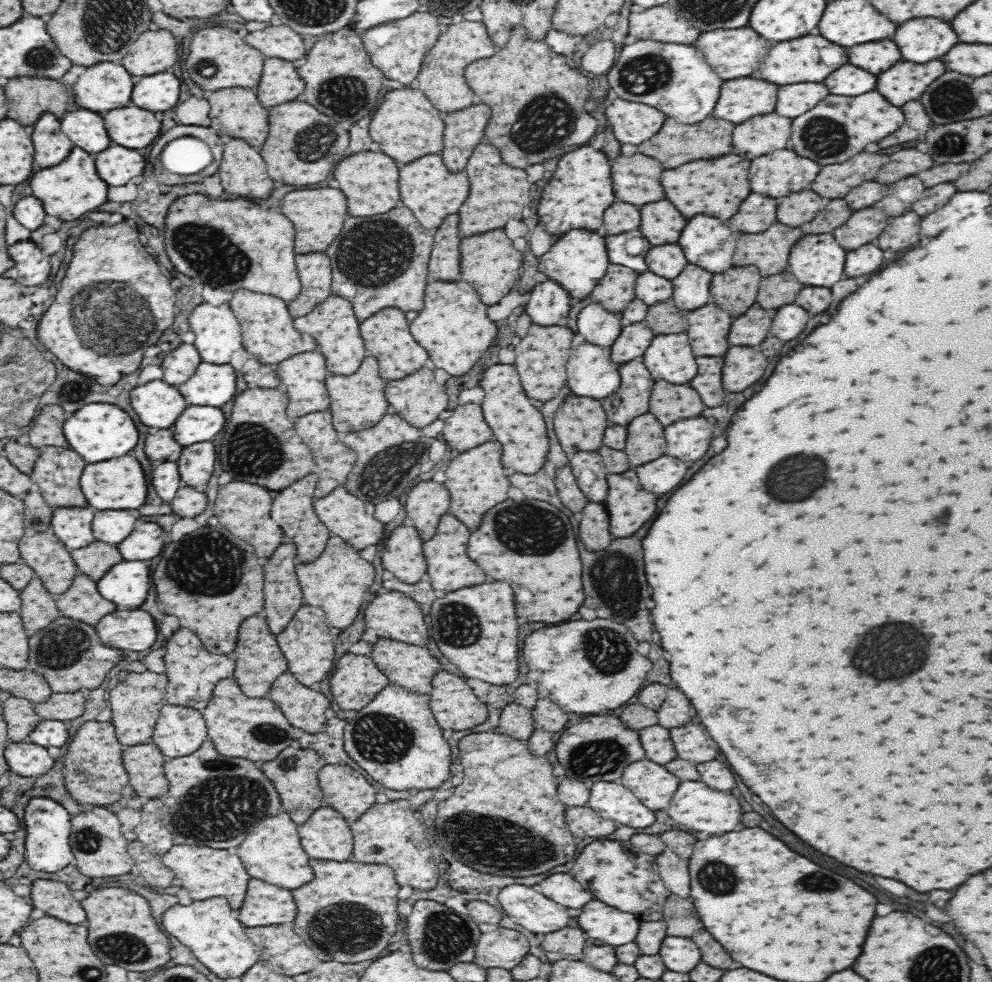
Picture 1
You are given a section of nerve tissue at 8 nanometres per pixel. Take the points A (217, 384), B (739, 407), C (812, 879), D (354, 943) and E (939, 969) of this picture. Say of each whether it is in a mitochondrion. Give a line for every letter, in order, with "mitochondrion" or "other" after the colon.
A: other
B: other
C: mitochondrion
D: mitochondrion
E: mitochondrion

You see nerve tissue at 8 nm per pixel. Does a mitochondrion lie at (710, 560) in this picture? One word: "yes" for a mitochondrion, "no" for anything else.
no

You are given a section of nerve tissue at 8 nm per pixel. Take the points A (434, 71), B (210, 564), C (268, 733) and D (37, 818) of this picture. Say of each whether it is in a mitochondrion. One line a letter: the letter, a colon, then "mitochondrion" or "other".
A: other
B: mitochondrion
C: mitochondrion
D: other

